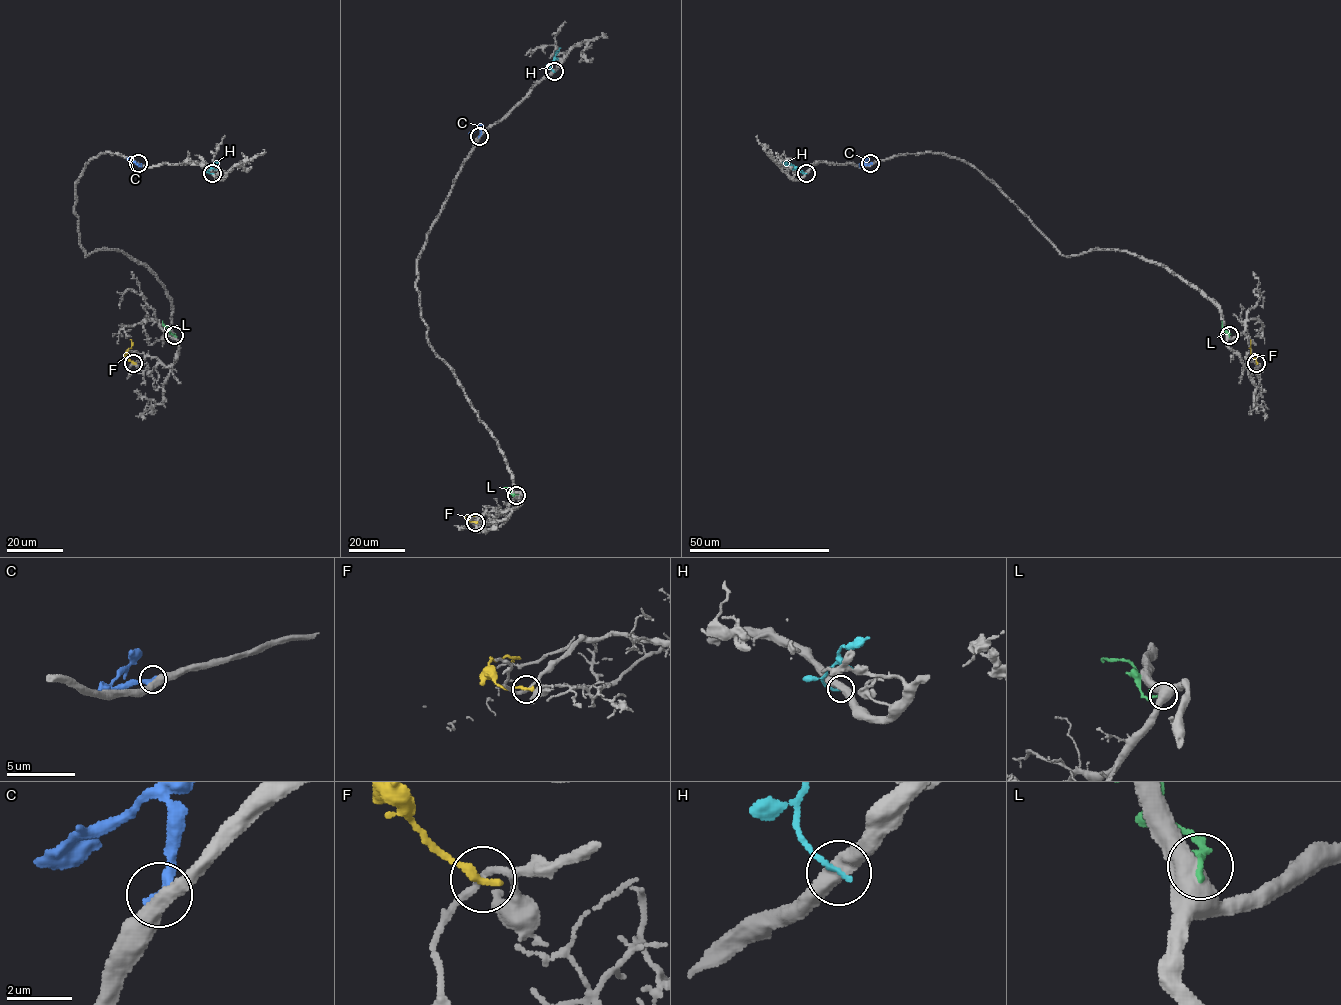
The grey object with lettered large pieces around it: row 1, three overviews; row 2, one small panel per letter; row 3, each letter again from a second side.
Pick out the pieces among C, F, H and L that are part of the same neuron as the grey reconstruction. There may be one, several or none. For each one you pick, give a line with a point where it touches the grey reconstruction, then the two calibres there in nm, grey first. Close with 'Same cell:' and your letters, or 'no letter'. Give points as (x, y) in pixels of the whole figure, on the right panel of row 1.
Same cell: no letter

